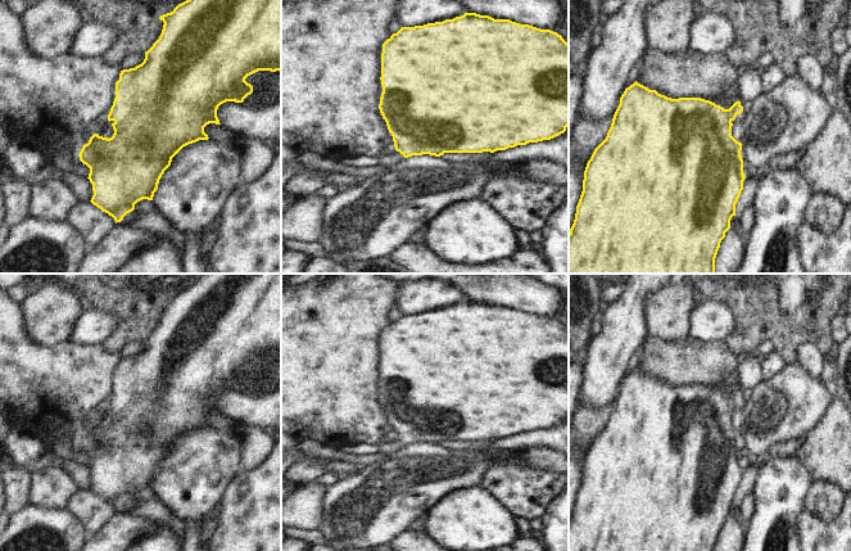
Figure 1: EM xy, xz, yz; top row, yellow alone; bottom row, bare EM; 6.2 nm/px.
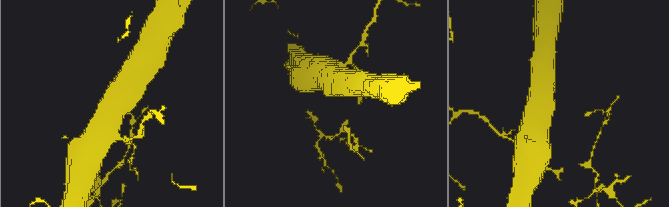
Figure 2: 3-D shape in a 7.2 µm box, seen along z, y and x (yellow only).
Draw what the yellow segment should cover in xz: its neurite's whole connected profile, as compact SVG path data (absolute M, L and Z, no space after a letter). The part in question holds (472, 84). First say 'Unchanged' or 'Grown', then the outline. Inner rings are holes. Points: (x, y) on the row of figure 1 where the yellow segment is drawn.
Grown. M465 13L443 22L402 27L383 44L380 80L379 109L395 146L380 157L384 170L412 155L494 153L551 140L569 126L569 44L557 32L510 19Z

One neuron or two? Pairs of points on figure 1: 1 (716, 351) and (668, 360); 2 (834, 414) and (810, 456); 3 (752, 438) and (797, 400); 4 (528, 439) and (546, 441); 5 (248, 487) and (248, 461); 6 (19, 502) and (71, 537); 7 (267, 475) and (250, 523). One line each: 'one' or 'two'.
1: one
2: one
3: one
4: one
5: two
6: two
7: one

